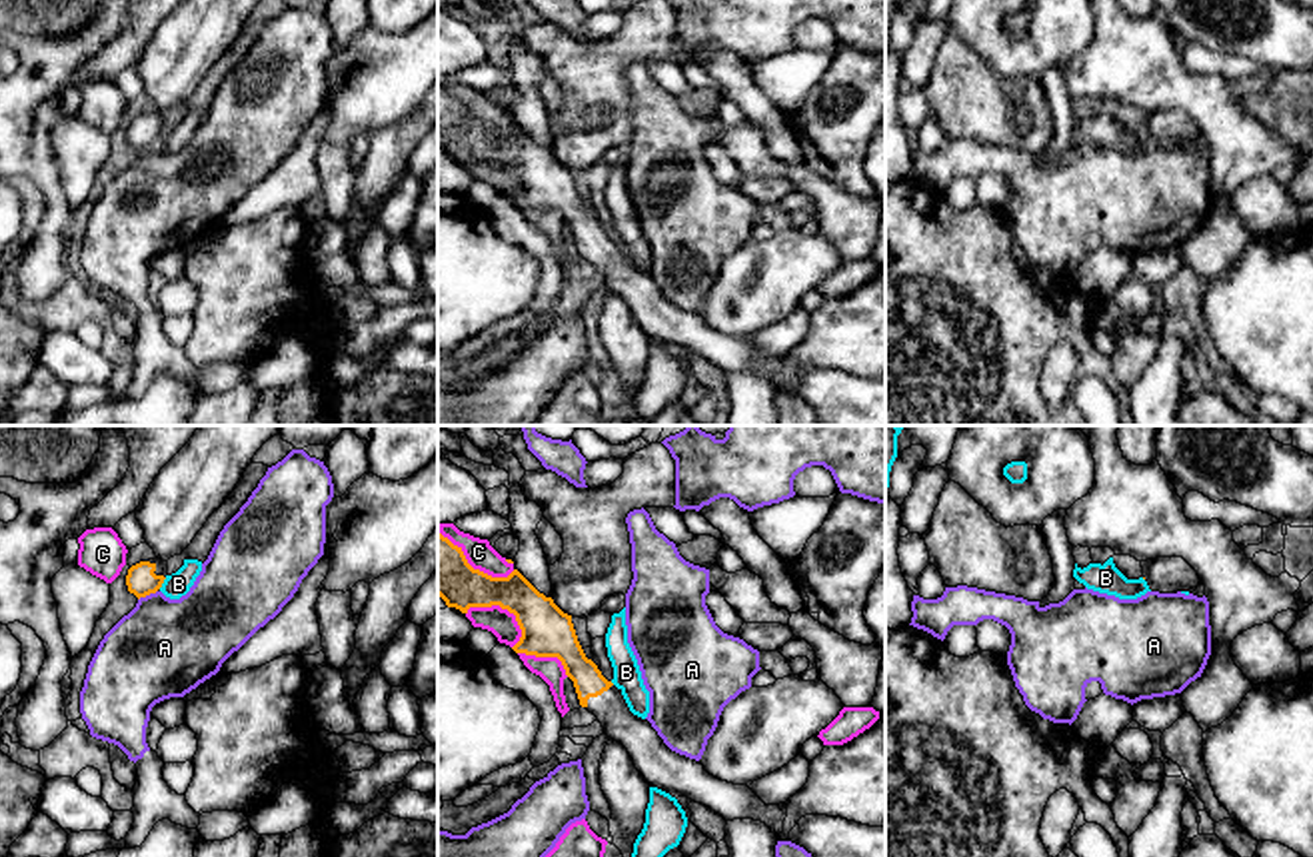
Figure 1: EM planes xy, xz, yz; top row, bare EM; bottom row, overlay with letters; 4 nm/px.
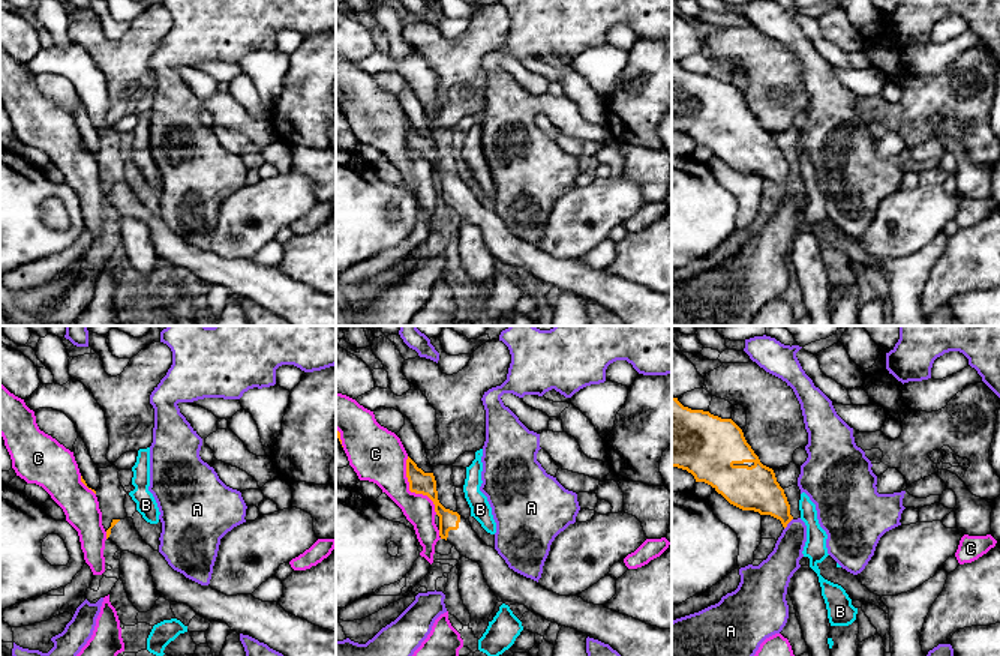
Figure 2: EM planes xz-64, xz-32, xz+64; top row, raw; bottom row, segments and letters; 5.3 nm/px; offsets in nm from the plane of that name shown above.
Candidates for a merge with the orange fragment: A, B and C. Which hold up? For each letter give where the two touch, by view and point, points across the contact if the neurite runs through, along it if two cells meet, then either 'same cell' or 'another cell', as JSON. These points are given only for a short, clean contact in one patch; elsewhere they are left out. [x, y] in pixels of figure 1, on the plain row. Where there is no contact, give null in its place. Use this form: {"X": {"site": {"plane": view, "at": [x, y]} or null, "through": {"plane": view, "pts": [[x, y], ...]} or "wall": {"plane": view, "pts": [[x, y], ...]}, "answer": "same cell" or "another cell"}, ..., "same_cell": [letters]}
{"A": {"site": {"plane": "xy", "at": [146, 146]}, "answer": "another cell"}, "B": {"site": {"plane": "xy", "at": [162, 134]}, "wall": {"plane": "xy", "pts": [[166, 130], [158, 140]]}, "answer": "another cell"}, "C": {"site": {"plane": "xz", "at": [472, 120]}, "answer": "another cell"}, "same_cell": []}

